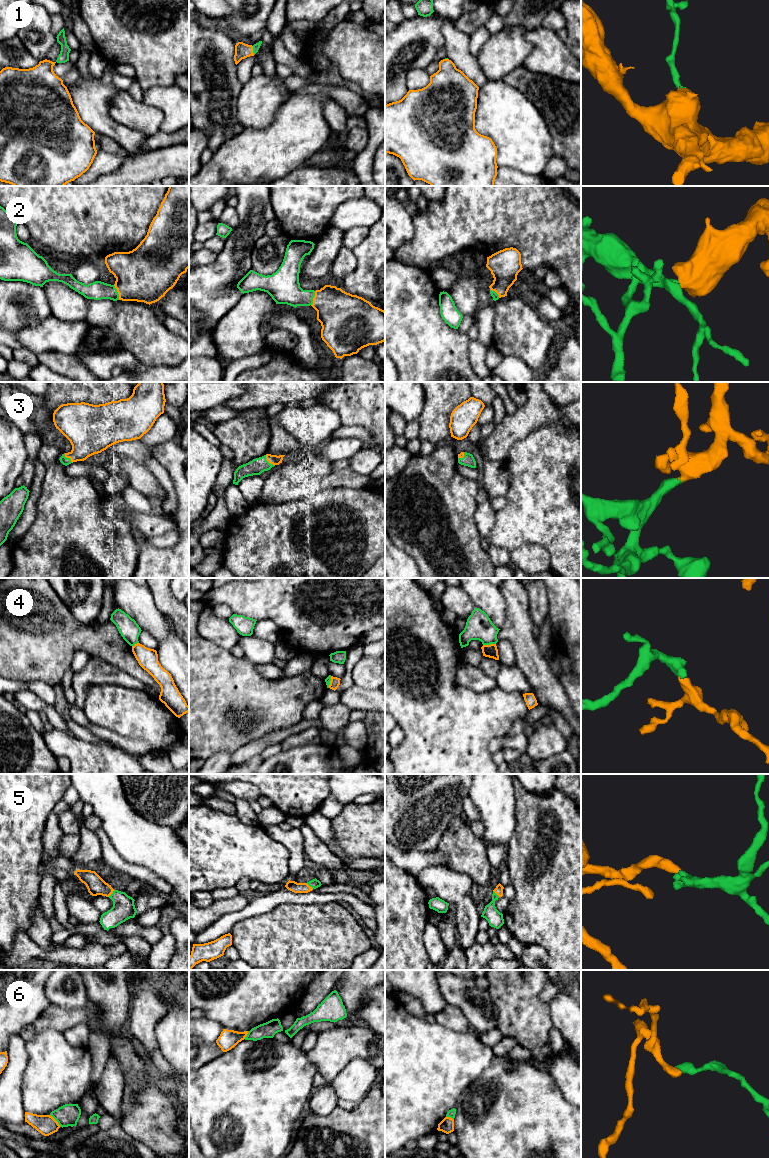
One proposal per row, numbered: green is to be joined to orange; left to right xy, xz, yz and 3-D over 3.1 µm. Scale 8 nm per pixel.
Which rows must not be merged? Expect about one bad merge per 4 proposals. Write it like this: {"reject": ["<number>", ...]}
{"reject": ["4", "6"]}

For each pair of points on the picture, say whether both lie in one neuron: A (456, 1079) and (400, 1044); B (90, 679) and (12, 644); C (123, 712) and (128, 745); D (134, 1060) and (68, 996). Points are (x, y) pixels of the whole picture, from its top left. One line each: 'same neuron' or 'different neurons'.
A: same neuron
B: different neurons
C: different neurons
D: different neurons

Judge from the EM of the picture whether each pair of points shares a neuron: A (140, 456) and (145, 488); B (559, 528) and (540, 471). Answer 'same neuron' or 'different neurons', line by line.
A: different neurons
B: same neuron

